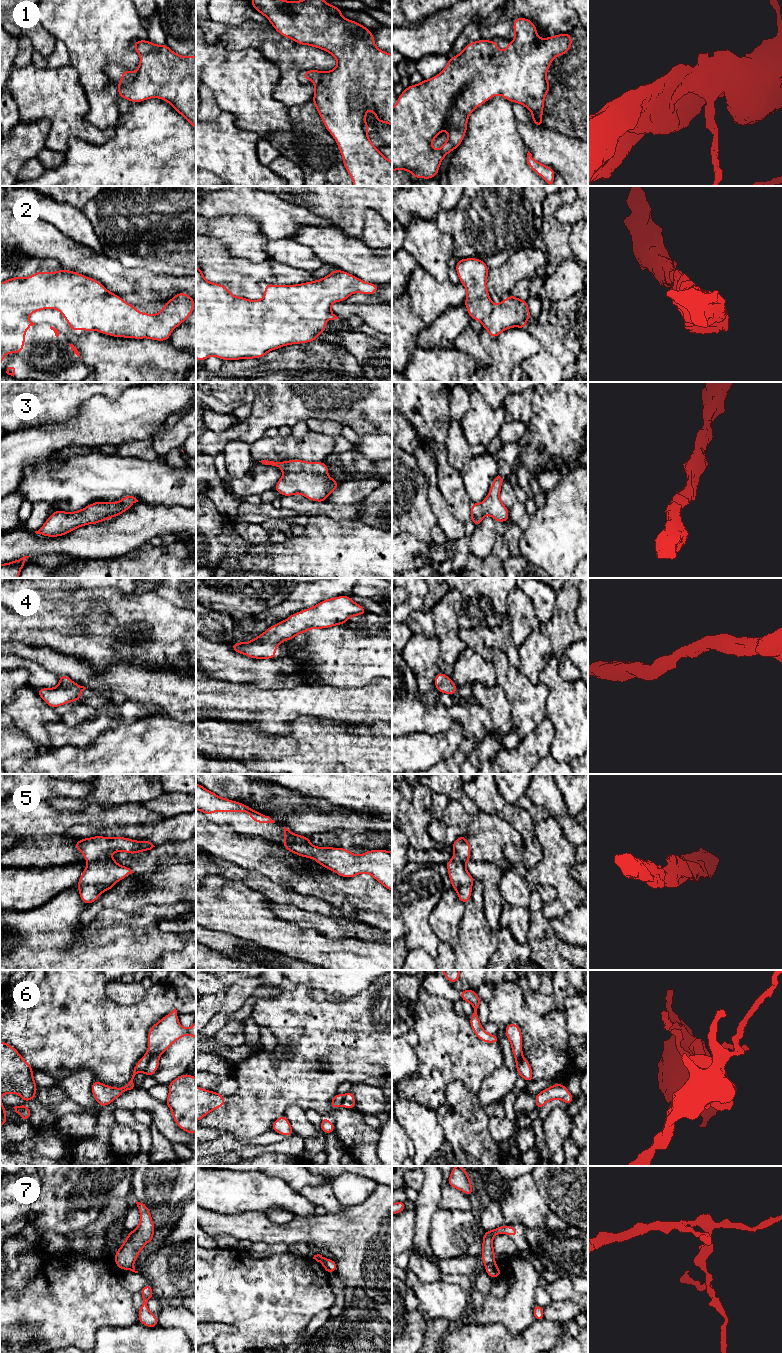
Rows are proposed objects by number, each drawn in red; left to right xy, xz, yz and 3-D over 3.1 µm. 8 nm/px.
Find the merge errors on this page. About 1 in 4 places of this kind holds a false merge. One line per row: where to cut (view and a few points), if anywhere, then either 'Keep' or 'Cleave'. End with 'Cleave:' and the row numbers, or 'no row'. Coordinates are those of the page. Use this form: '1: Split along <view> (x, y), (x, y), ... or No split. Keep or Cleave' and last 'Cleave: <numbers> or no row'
1: No split. Keep
2: No split. Keep
3: No split. Keep
4: No split. Keep
5: No split. Keep
6: Split along xy (158, 1053), (154, 1053), (150, 1057), (143, 1071). Cleave
7: Split along yz (494, 1262), (485, 1266). Cleave
Cleave: 6, 7

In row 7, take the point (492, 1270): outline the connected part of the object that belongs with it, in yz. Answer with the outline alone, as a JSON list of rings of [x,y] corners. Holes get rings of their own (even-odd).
[[[492,1263],[488,1266],[485,1266],[485,1271],[491,1279],[495,1279],[502,1275],[502,1273],[496,1263]]]

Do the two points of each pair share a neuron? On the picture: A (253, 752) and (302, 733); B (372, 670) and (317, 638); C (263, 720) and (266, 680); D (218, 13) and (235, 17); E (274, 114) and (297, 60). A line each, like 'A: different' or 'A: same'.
A: same
B: same
C: different
D: same
E: different

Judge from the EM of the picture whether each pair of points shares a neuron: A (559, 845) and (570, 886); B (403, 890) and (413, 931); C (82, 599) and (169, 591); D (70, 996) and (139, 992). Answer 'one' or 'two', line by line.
A: one
B: one
C: two
D: two

